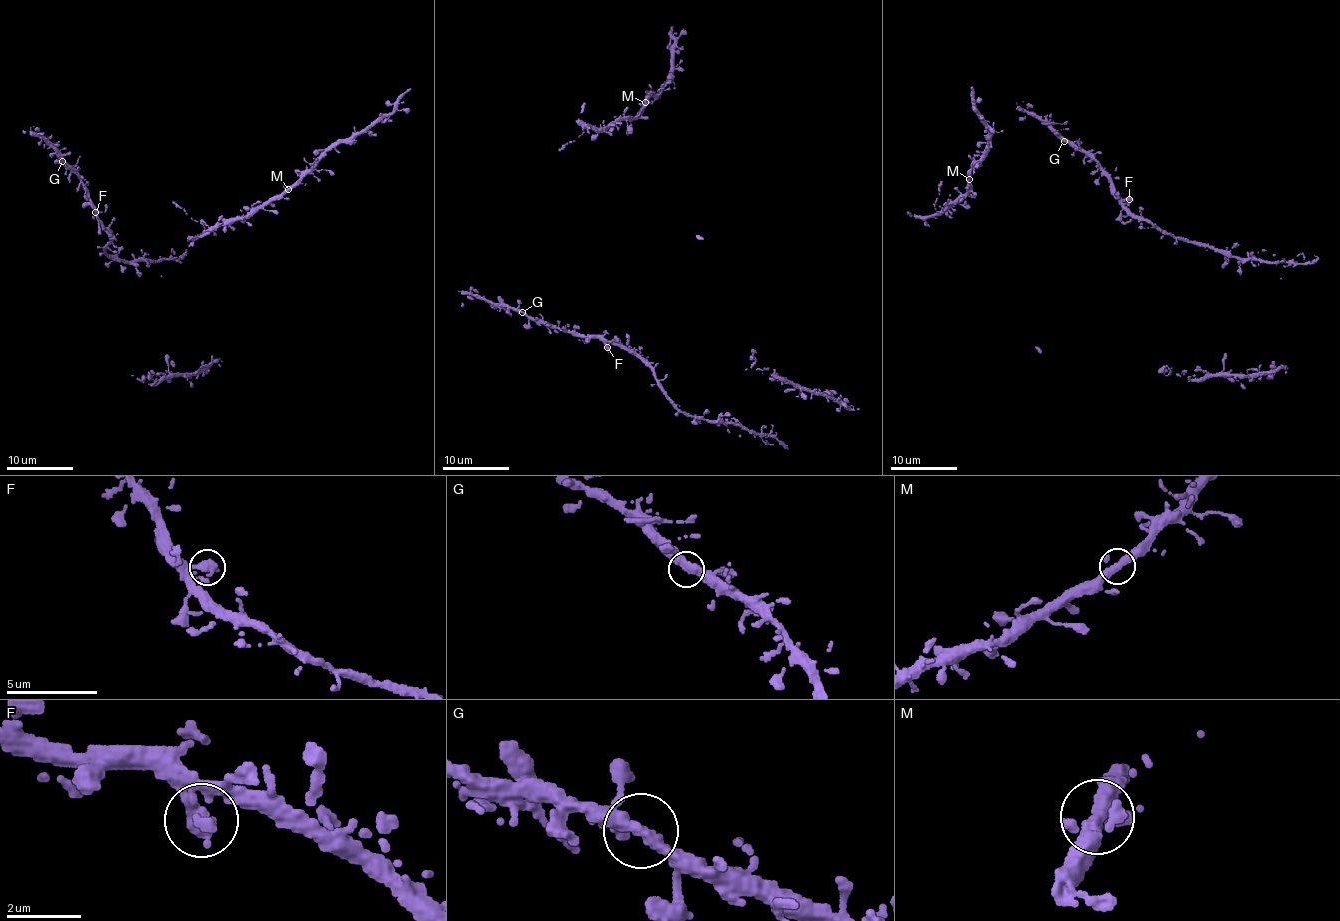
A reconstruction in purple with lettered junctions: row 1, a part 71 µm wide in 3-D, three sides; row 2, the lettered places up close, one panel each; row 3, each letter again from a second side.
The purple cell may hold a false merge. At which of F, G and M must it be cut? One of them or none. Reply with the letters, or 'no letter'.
no letter

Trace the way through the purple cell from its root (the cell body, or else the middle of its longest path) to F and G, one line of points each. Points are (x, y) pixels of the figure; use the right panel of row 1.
F: (1104, 169), (1113, 193), (1129, 199)
G: (1104, 169), (1064, 141)

